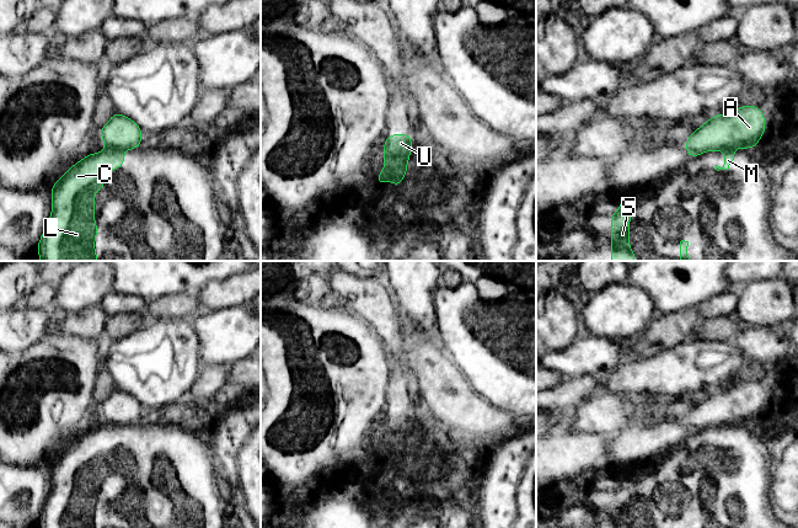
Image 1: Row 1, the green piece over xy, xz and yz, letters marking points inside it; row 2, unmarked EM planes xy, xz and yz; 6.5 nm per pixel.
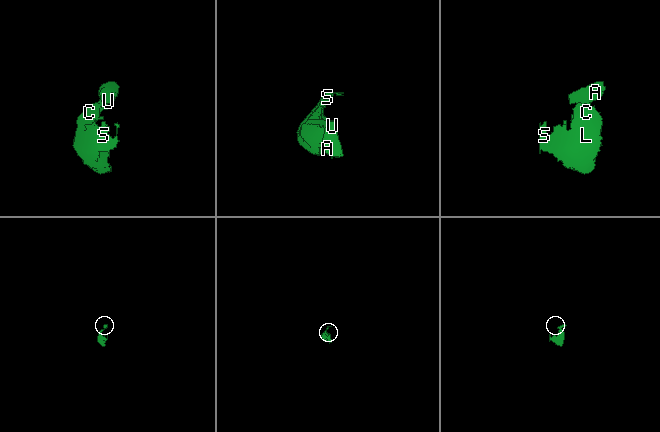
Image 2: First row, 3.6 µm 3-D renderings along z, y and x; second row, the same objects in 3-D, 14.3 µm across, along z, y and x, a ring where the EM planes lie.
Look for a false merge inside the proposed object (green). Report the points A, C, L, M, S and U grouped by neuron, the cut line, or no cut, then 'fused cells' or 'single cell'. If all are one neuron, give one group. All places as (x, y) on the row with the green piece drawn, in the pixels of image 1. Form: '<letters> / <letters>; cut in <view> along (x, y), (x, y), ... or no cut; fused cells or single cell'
A U / C L M S; cut in xy along (107, 147), (114, 150), (123, 150); fused cells

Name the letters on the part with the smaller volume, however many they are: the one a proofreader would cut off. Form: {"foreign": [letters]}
{"foreign": ["A", "U"]}

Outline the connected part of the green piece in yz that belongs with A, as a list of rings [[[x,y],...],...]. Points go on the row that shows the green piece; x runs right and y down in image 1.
[[[757,106],[734,108],[728,114],[714,114],[691,133],[686,155],[698,156],[708,150],[751,149],[766,130],[762,111]]]

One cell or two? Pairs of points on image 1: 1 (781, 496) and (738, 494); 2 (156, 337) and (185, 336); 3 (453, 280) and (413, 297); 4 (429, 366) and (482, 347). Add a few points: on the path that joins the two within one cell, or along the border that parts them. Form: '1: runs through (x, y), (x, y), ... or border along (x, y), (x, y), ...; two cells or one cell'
1: border along (769, 495), (771, 502); two cells
2: runs through (164, 337), (177, 337); one cell
3: border along (440, 273), (434, 291), (434, 315); two cells
4: border along (453, 363), (459, 368); two cells

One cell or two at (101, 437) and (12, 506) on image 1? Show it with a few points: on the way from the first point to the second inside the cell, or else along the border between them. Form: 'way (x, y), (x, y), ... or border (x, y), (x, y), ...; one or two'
border (52, 475), (52, 489), (43, 505); two

